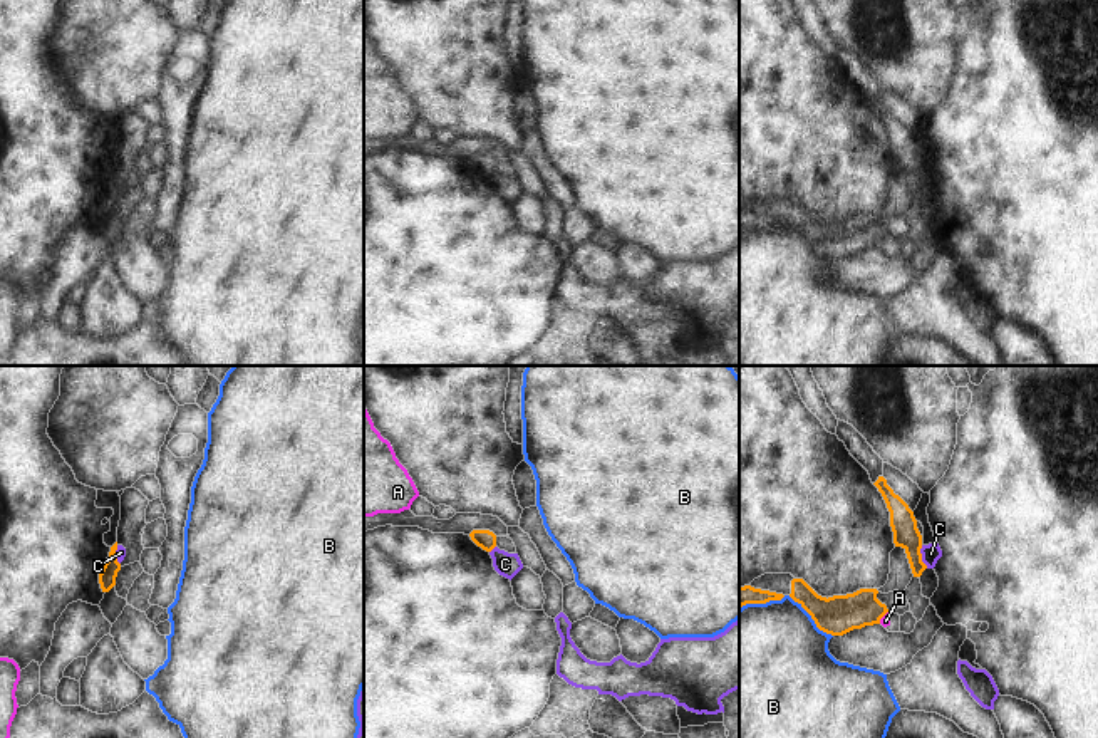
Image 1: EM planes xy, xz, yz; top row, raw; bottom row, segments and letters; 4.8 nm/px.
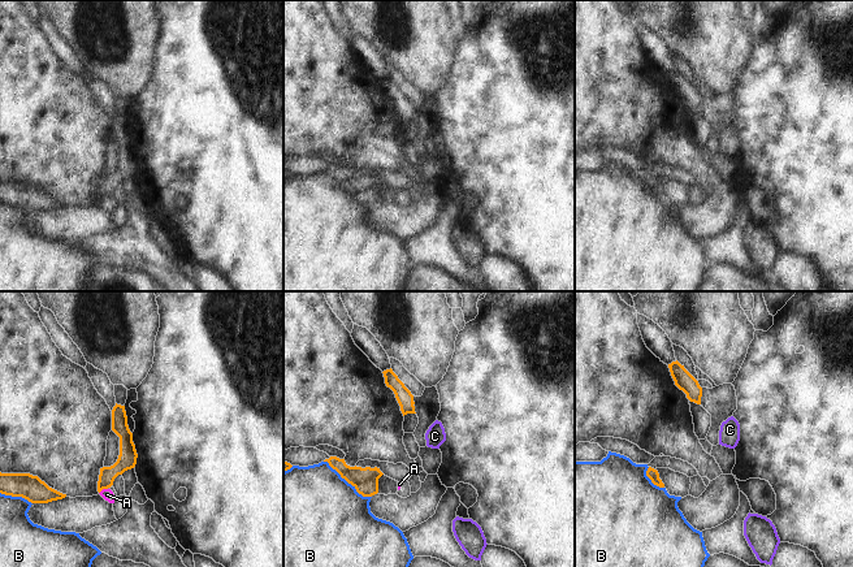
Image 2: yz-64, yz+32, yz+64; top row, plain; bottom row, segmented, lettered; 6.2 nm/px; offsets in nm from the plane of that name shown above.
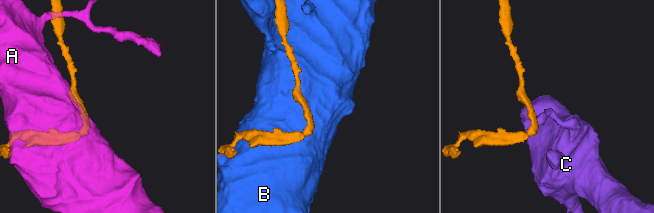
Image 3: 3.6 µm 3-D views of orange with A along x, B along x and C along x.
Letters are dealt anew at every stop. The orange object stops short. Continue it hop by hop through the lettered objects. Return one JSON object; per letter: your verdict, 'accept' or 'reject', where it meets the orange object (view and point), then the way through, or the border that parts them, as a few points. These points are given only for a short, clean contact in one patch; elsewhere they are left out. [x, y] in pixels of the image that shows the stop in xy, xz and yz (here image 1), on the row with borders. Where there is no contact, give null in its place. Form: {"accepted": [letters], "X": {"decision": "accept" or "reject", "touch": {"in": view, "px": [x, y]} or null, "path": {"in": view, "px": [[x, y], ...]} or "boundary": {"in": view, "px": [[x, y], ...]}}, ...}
{"accepted": [], "A": {"decision": "reject", "touch": {"in": "yz", "px": [882, 616]}, "boundary": {"in": "yz", "px": [[887, 611], [879, 623]]}}, "B": {"decision": "reject", "touch": {"in": "yz", "px": [812, 618]}}, "C": {"decision": "reject", "touch": {"in": "yz", "px": [921, 557]}, "boundary": {"in": "yz", "px": [[921, 545], [921, 561], [927, 567]]}}}

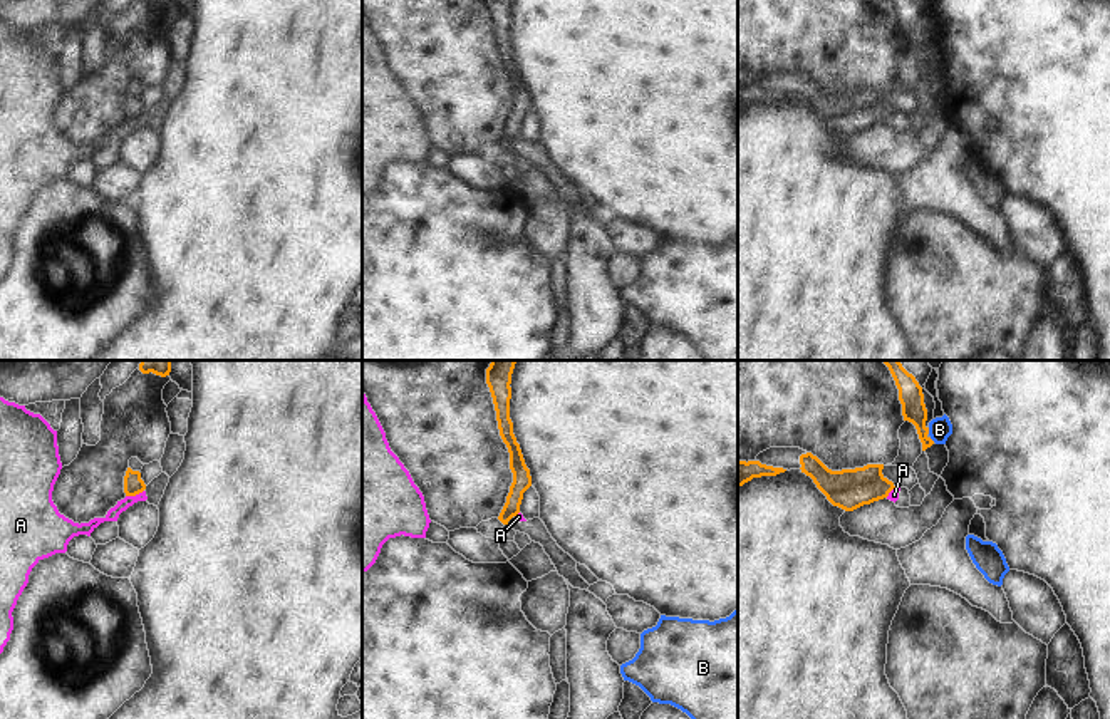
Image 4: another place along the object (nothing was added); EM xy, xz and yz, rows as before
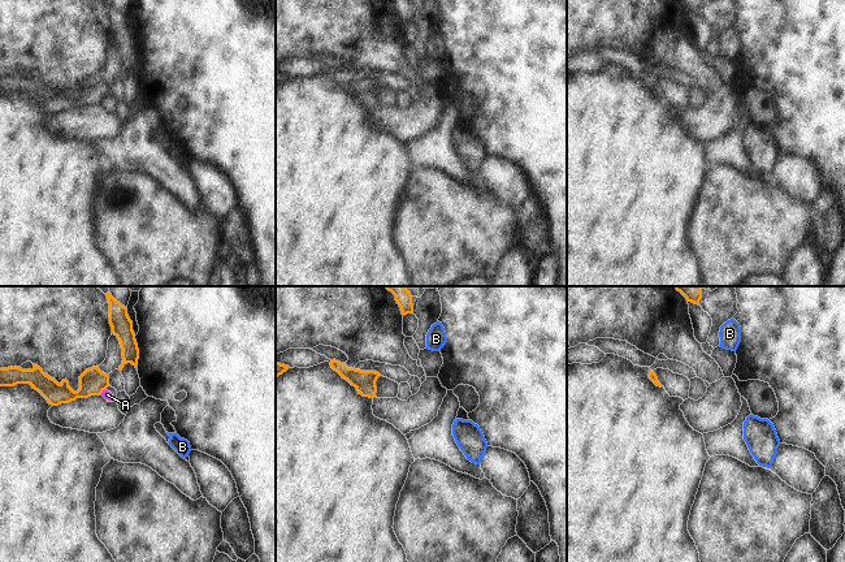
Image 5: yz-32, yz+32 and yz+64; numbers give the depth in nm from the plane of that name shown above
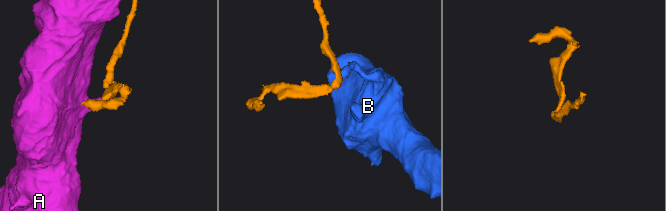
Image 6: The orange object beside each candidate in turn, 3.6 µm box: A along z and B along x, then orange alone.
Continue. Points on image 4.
{"accepted": [], "A": {"decision": "reject", "touch": {"in": "xy", "px": [134, 495]}, "boundary": {"in": "xy", "px": [[143, 490], [126, 496]]}}, "B": {"decision": "reject", "touch": {"in": "yz", "px": [928, 431]}, "boundary": {"in": "yz", "px": [[928, 428], [929, 433]]}}}

